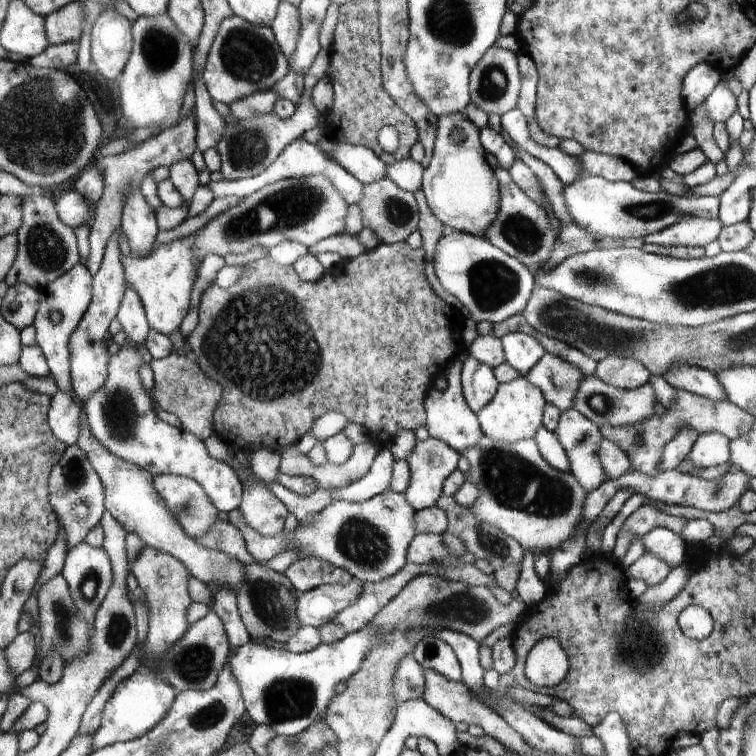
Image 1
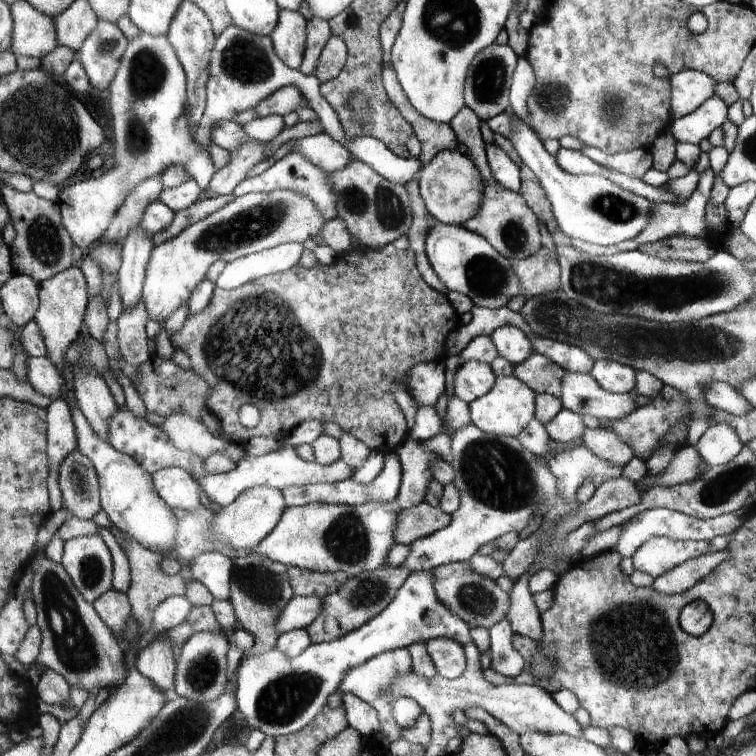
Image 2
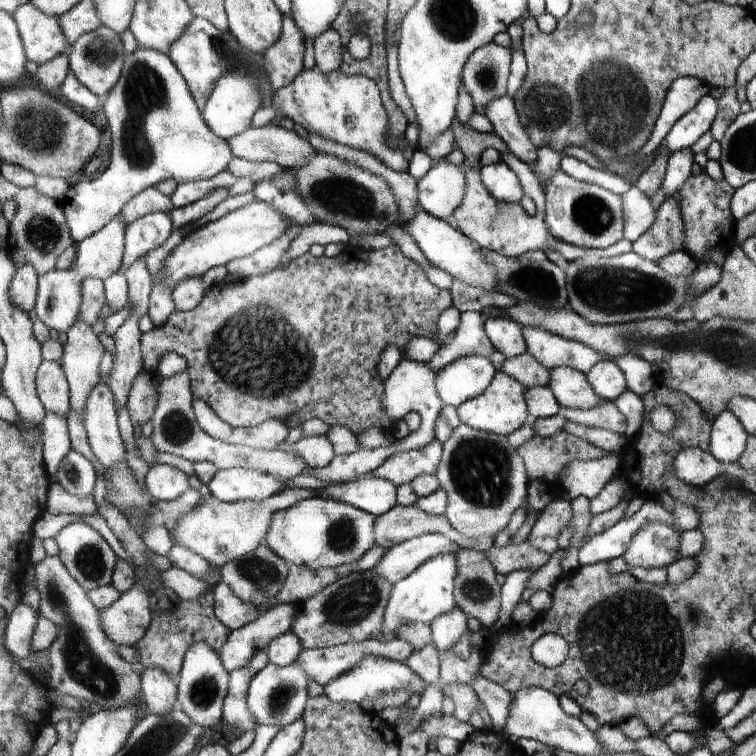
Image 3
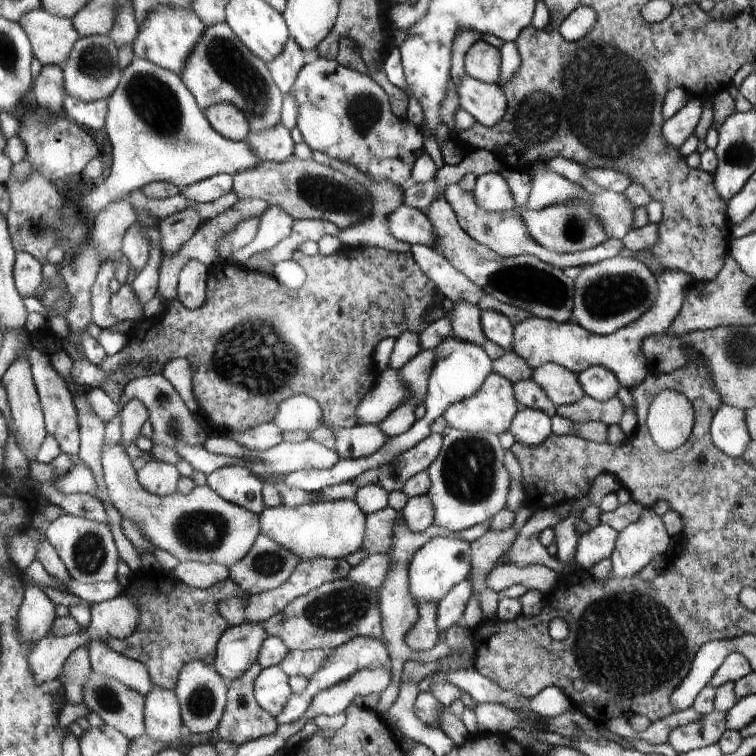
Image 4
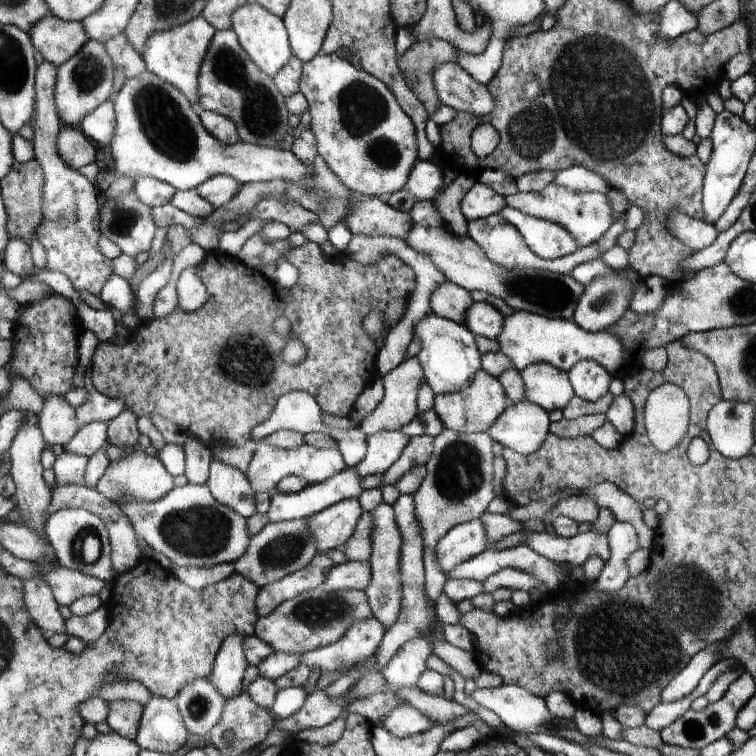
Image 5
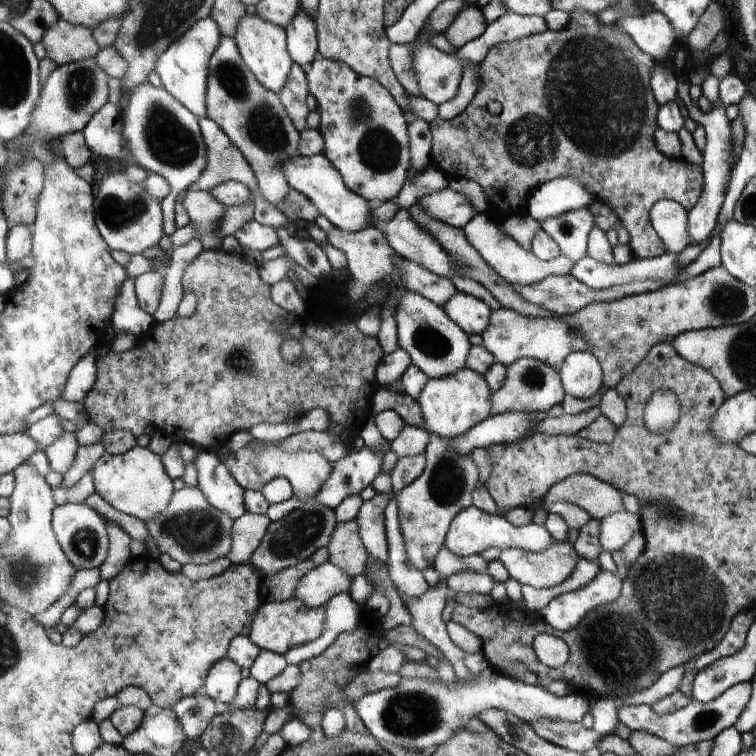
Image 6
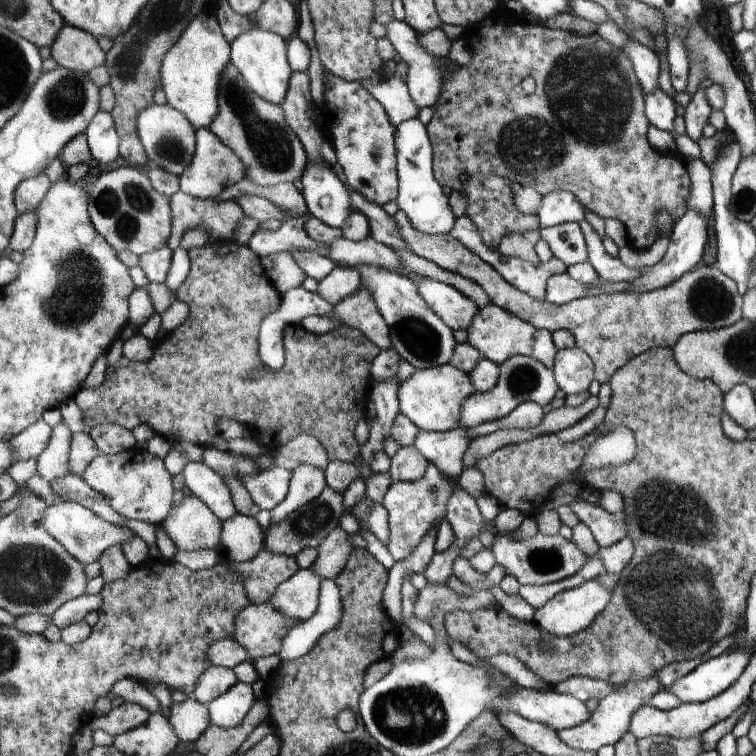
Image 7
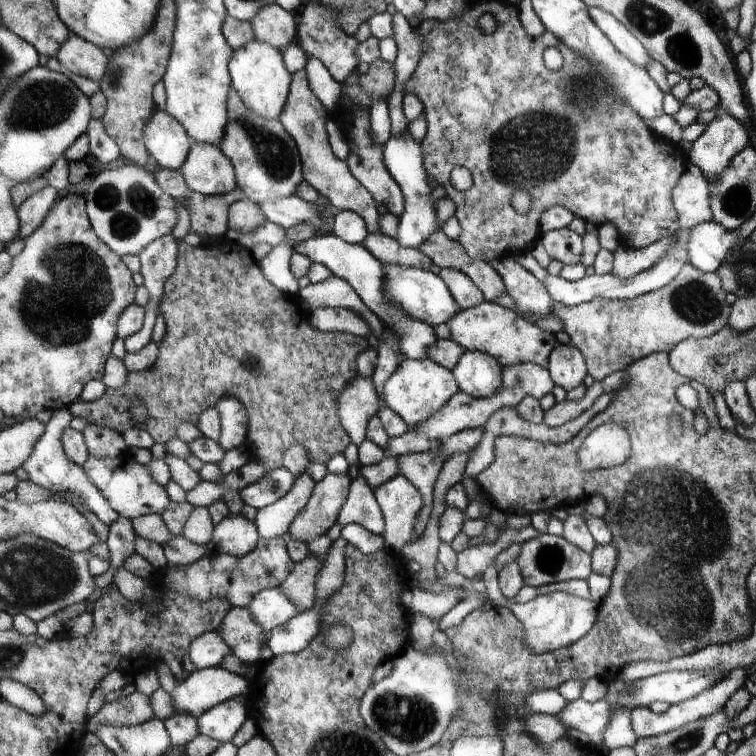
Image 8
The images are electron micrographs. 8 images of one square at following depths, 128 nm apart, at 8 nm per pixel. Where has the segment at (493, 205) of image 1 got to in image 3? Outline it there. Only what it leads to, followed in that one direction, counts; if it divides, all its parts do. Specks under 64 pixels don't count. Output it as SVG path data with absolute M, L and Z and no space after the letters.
M441 159L417 181L419 205L428 214L454 227L453 214L462 204L466 187L462 166Z

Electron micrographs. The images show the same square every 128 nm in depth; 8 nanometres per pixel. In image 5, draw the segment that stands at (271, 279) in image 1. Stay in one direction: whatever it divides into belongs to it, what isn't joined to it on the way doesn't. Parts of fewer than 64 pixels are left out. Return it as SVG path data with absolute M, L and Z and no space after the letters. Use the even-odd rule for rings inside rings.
M309 240L301 247L290 248L283 254L283 258L286 258L287 261L294 264L300 272L298 282L287 290L287 295L284 298L277 297L275 293L275 283L258 269L246 266L236 257L226 256L218 251L208 252L205 259L197 266L198 274L209 294L209 299L204 303L204 306L201 306L198 310L191 313L186 313L185 310L182 310L182 308L178 306L172 314L169 314L163 319L155 318L150 322L145 321L138 330L131 332L127 343L118 343L117 345L100 343L93 358L90 383L94 385L98 391L113 399L121 397L122 395L126 396L130 403L128 409L134 409L139 417L150 417L152 414L159 414L173 421L180 431L188 437L193 436L194 438L199 438L213 451L221 448L222 444L226 443L233 443L240 446L242 446L242 442L246 444L246 442L250 440L251 430L256 425L268 420L268 417L272 414L273 408L275 407L276 401L284 393L290 392L291 390L302 390L311 394L318 403L318 406L320 406L321 410L326 412L326 414L340 416L340 418L344 418L344 416L347 417L353 411L357 396L360 396L362 391L374 382L374 378L376 378L376 374L378 374L378 370L376 370L376 365L378 364L376 352L378 352L378 348L376 348L375 340L364 330L363 320L372 311L381 312L385 324L383 334L386 336L389 330L393 326L398 325L400 319L404 316L411 292L414 291L417 286L417 276L413 268L408 266L395 254L387 254L376 259L372 264L364 264L349 257L345 251L338 252L330 258L325 257L322 253L322 249L320 249L316 243ZM282 315L288 316L289 318L290 336L302 342L306 349L305 357L298 364L288 364L283 359L283 356L280 356L280 352L282 352L286 340L284 340L284 336L278 336L278 334L272 330L272 323L276 318L280 318Z

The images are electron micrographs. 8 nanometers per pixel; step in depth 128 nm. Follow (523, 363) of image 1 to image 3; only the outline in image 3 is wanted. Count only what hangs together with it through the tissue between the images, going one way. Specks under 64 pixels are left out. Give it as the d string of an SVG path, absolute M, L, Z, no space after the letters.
M499 317L488 320L483 327L493 347L506 359L519 357L527 352L527 343L516 321Z

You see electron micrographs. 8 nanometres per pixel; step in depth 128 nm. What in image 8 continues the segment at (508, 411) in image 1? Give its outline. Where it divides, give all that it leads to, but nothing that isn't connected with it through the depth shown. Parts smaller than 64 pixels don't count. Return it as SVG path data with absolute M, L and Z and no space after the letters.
M403 358L397 372L383 389L382 402L384 406L396 411L410 428L415 428L438 413L460 390L453 372L439 363L430 359L415 361Z

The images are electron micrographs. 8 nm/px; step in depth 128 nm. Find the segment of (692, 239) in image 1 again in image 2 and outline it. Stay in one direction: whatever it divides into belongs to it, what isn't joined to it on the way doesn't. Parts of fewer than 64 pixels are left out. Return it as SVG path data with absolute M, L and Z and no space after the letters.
M711 167L699 178L698 186L685 203L673 205L672 203L654 203L653 211L649 212L649 221L646 228L635 238L640 244L648 242L662 242L673 236L696 237L697 239L708 240L707 224L705 221L705 208L709 203L711 188L715 180L715 172Z

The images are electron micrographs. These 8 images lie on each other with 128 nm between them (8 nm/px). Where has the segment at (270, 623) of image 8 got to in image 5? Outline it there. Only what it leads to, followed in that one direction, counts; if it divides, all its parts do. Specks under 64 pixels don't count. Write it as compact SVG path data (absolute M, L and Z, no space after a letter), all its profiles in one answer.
M348 561L336 565L322 584L328 590L366 590L371 584L371 565L360 561Z

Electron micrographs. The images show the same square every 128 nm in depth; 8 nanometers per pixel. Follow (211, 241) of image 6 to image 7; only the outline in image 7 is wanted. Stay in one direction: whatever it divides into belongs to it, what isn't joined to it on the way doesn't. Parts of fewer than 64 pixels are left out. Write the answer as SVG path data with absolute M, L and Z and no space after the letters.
M180 190L173 196L171 203L173 208L173 233L171 234L169 245L174 250L179 246L182 235L196 227L202 227L210 237L209 240L214 243L231 240L236 223L242 222L245 215L234 199L228 199L227 201L197 199Z

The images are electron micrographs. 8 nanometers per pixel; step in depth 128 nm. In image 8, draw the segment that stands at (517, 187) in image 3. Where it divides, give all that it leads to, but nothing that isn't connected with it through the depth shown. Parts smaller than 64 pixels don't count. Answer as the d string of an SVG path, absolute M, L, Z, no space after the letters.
M407 132L401 135L392 135L383 142L385 165L391 171L395 181L402 187L403 197L406 199L406 208L399 216L396 240L403 246L417 249L434 231L439 228L435 199L432 198L429 174L423 167L423 150L421 142L411 137Z

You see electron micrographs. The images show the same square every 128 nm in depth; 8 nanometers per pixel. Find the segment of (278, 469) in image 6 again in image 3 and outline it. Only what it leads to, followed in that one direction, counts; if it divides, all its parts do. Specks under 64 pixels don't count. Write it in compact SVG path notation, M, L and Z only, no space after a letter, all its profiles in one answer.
M326 435L304 437L293 445L287 443L286 450L296 451L306 461L308 467L326 466L336 455Z

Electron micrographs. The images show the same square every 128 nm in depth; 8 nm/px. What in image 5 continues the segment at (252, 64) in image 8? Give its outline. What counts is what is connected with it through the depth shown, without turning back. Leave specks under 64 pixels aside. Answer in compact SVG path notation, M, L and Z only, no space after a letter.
M247 2L232 14L231 21L231 29L235 30L241 45L249 54L252 62L255 62L261 71L264 71L274 80L279 70L290 62L293 55L290 36L287 34L287 27L283 19L260 6L258 2Z

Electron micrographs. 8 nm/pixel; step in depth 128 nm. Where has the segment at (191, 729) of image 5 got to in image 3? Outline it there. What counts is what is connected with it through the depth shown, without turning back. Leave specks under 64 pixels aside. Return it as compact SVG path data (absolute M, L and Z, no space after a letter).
M198 641L184 653L182 672L176 676L177 700L181 709L188 714L193 723L200 726L213 727L223 720L223 702L230 688L230 672L218 651L207 642Z

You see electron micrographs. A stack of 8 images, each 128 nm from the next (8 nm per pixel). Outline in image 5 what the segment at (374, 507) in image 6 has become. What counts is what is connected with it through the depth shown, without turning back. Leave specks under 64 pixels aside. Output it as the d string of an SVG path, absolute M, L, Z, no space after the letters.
M384 502L380 503L370 514L375 520L373 531L373 550L371 554L371 584L366 592L373 616L387 631L399 619L402 610L403 584L400 572L400 557L402 554L402 533L398 528L393 508Z

